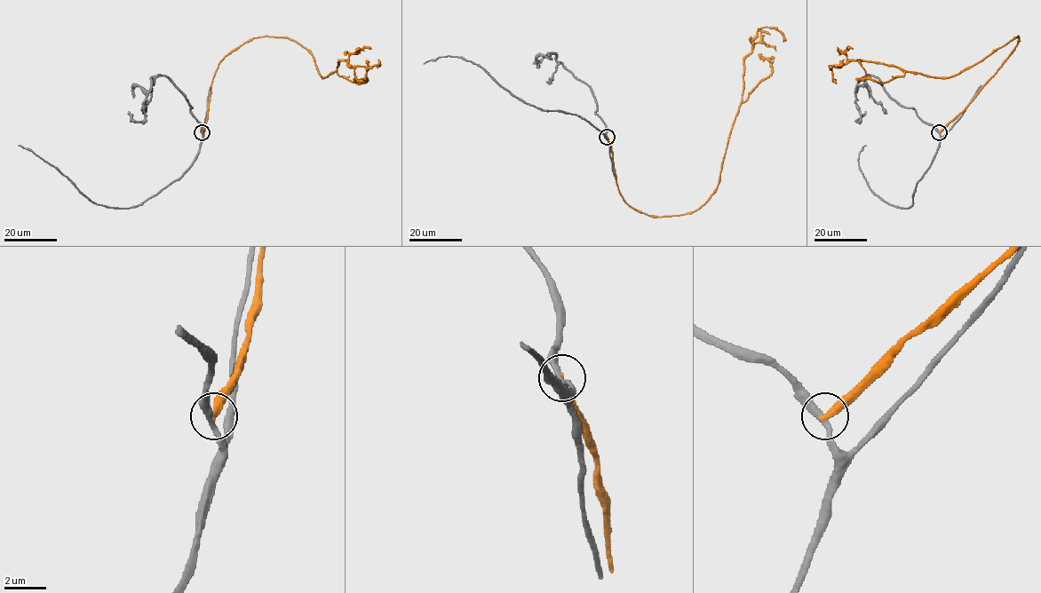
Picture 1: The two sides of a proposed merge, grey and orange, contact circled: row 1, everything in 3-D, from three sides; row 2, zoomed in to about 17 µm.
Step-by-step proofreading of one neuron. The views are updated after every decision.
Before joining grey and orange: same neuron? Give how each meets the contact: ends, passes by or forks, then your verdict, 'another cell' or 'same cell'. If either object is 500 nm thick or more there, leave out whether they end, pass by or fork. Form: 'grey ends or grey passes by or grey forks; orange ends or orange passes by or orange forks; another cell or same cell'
grey passes by; orange ends; another cell

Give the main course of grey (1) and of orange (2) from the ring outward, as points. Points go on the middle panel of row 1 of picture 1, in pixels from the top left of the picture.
1: (607, 137), (577, 114), (546, 111), (528, 105), (471, 61), (449, 56), (439, 57), (424, 63)
2: (607, 137), (619, 192), (631, 207), (650, 216), (691, 214), (718, 185), (752, 38), (774, 27), (783, 42)

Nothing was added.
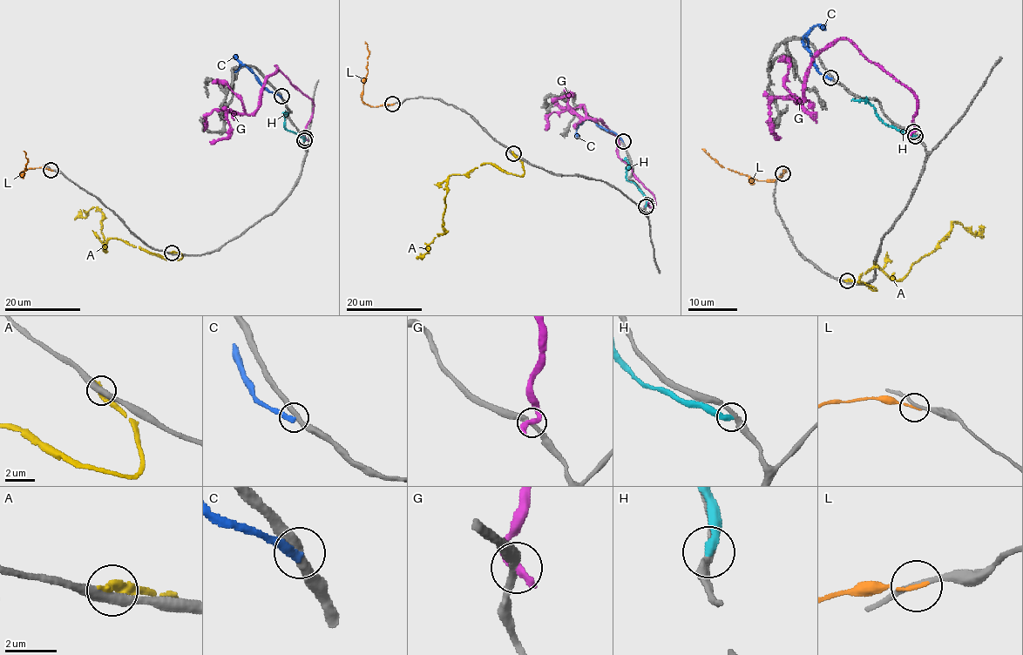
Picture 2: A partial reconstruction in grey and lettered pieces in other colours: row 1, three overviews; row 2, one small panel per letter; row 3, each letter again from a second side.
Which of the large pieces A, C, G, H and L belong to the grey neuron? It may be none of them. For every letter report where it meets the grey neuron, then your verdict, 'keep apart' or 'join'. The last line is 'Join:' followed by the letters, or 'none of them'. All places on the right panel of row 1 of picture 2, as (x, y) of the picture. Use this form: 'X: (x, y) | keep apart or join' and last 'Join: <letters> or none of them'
A: (847, 280) | keep apart
C: (830, 77) | keep apart
G: (913, 131) | keep apart
H: (915, 136) | keep apart
L: (782, 173) | keep apart
Join: none of them

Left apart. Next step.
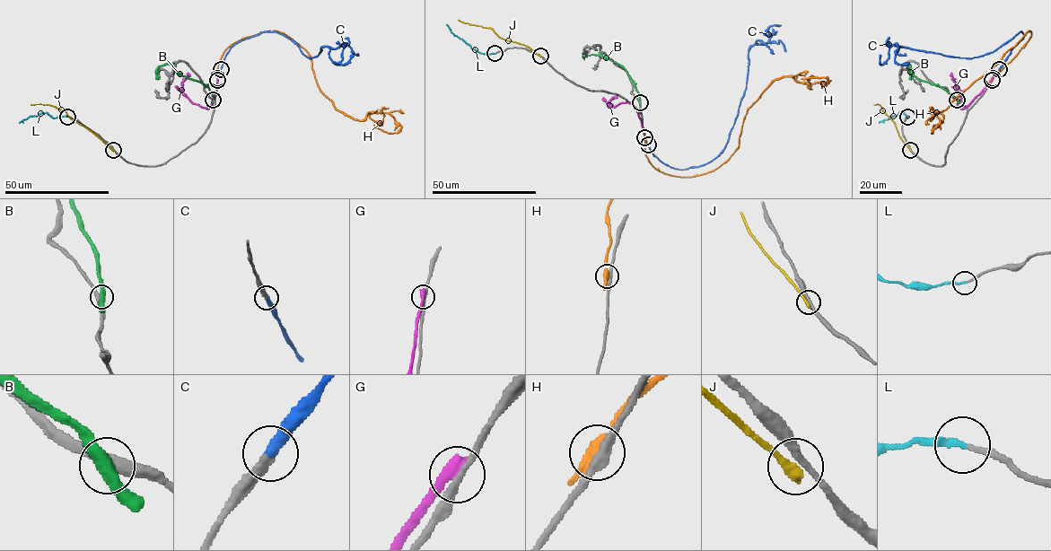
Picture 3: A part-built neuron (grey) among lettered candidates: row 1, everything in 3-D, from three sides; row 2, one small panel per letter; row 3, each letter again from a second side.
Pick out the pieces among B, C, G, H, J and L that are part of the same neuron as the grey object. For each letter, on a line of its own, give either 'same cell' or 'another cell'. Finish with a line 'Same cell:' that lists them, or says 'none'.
B: another cell
C: same cell
G: another cell
H: another cell
J: another cell
L: same cell
Same cell: C, L

